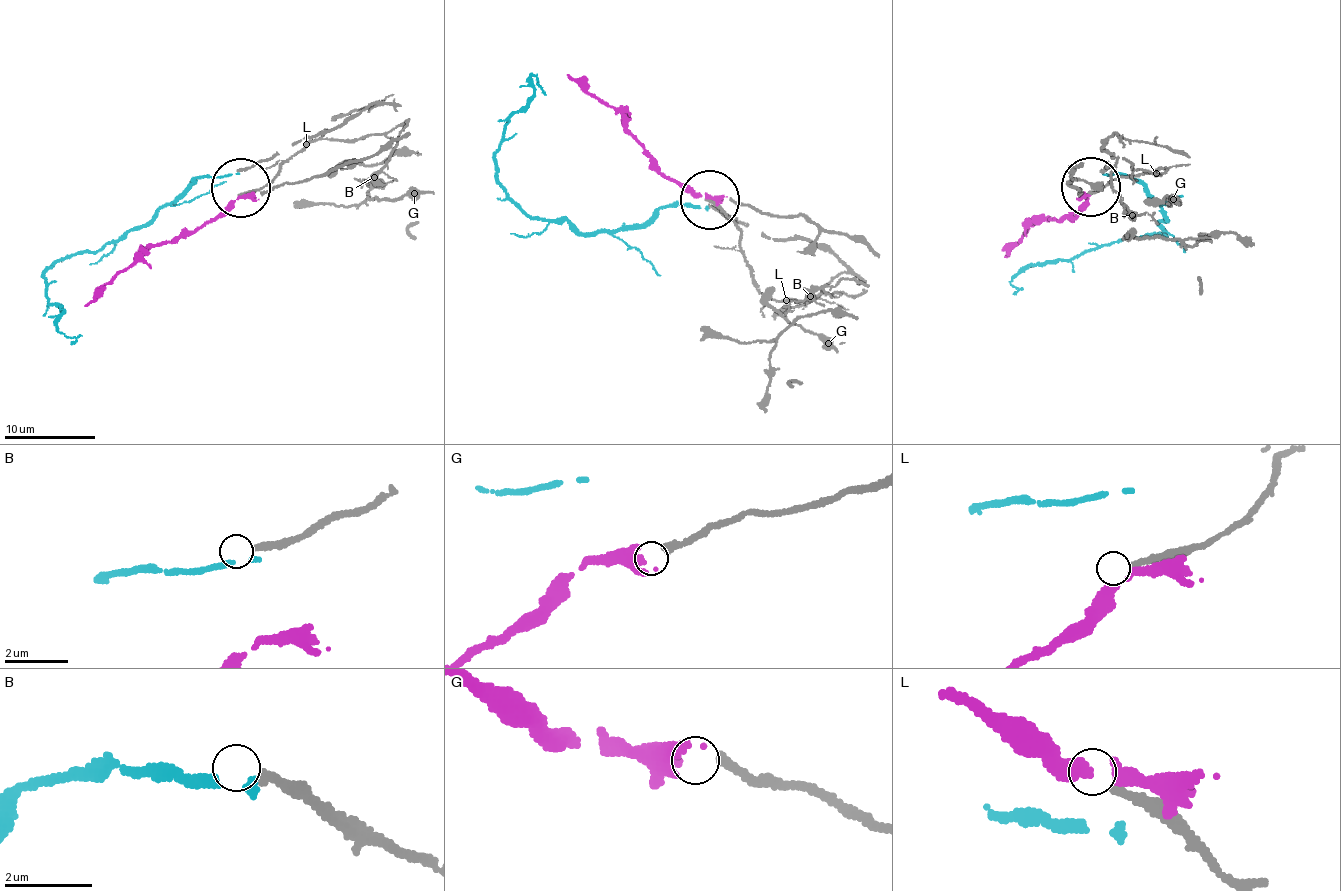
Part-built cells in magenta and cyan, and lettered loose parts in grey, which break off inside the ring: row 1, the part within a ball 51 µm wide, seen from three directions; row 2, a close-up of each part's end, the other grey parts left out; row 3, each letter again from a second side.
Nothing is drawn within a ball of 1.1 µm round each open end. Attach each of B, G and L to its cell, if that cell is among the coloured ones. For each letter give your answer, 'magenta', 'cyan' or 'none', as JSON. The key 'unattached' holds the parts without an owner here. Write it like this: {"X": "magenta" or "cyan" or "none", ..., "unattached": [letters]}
{"B": "none", "G": "magenta", "L": "none", "unattached": ["B", "L"]}

